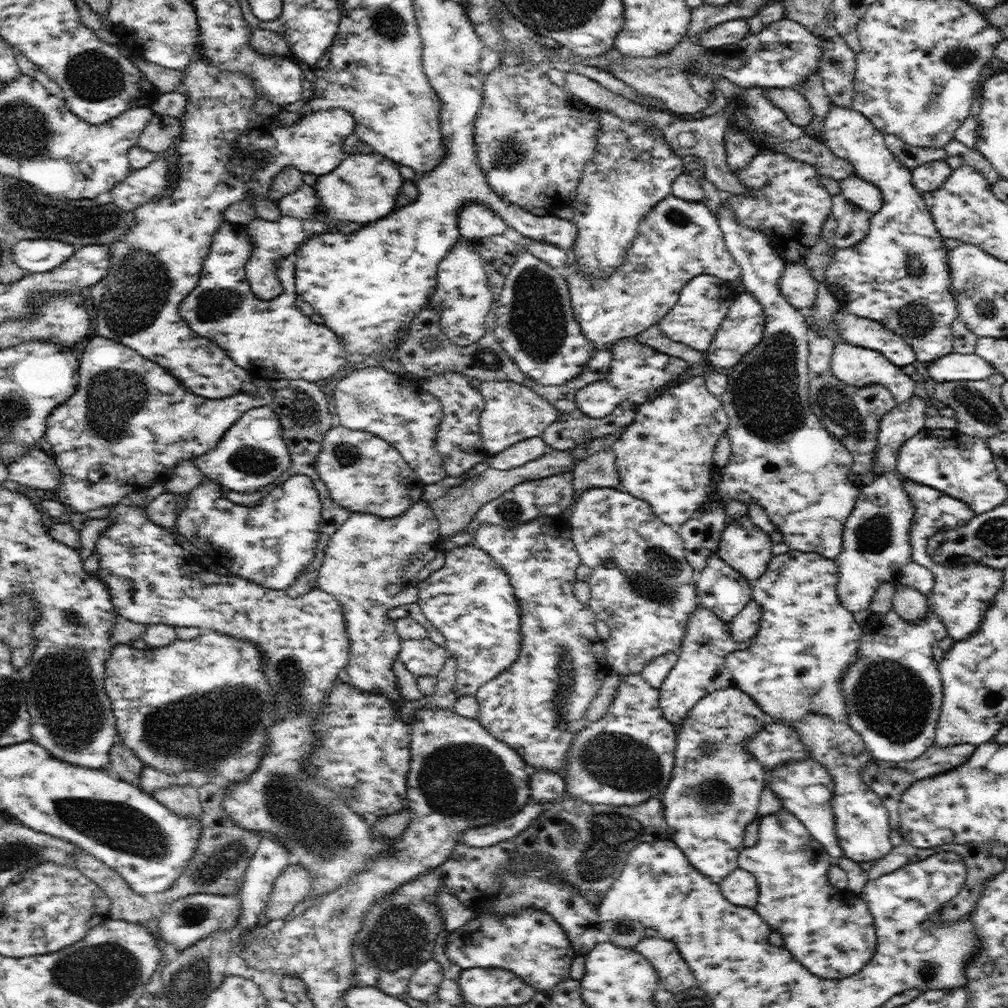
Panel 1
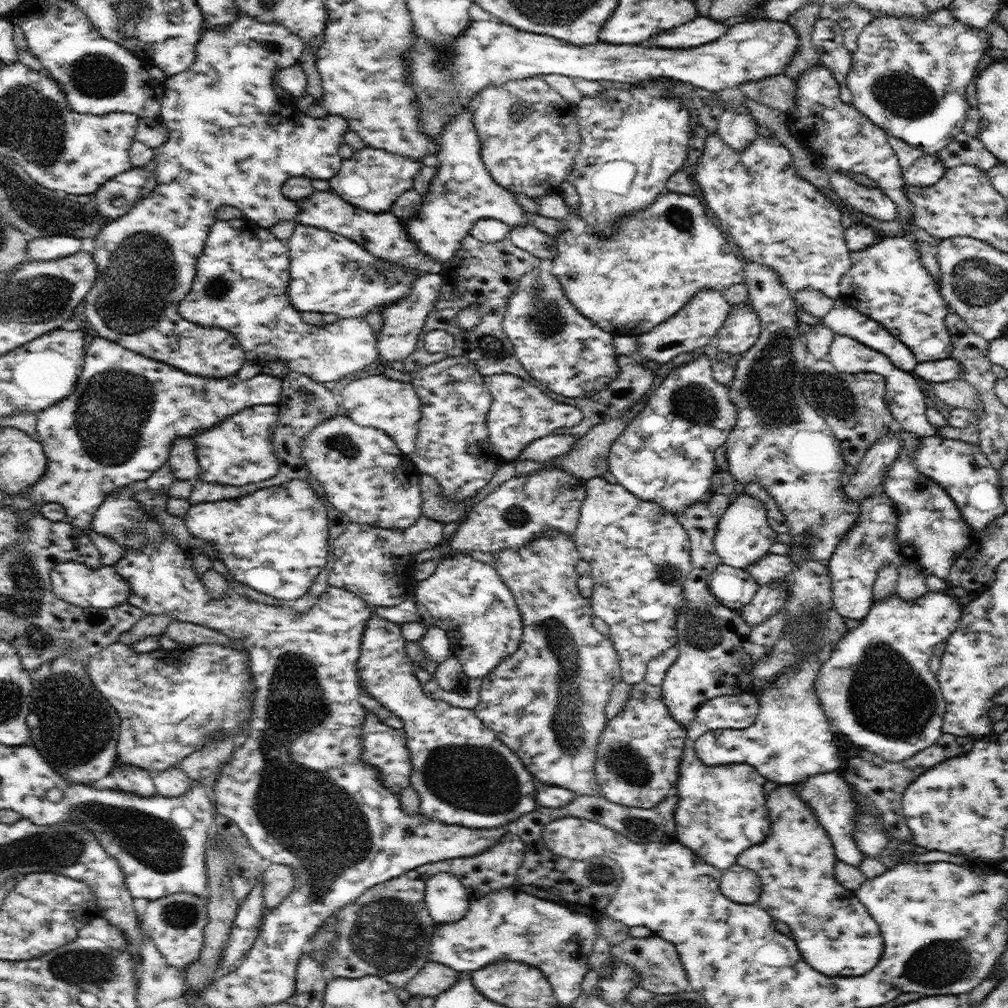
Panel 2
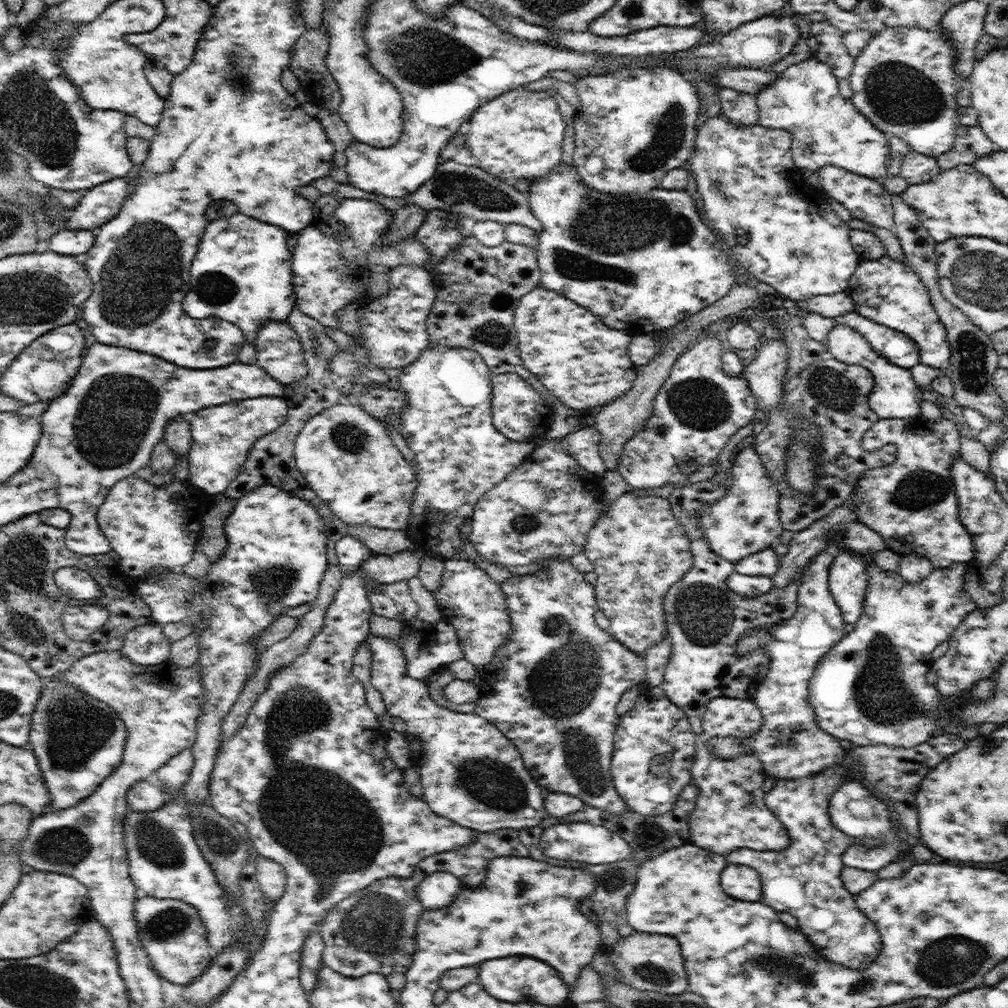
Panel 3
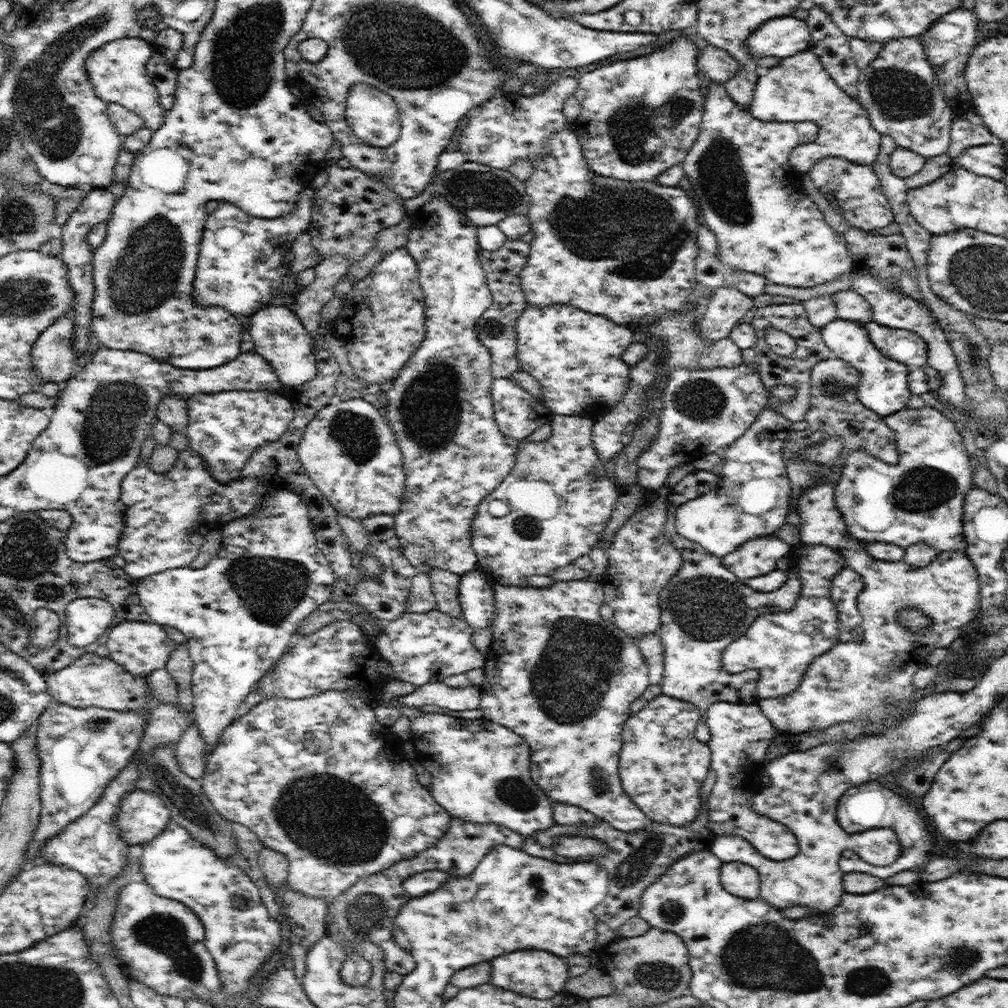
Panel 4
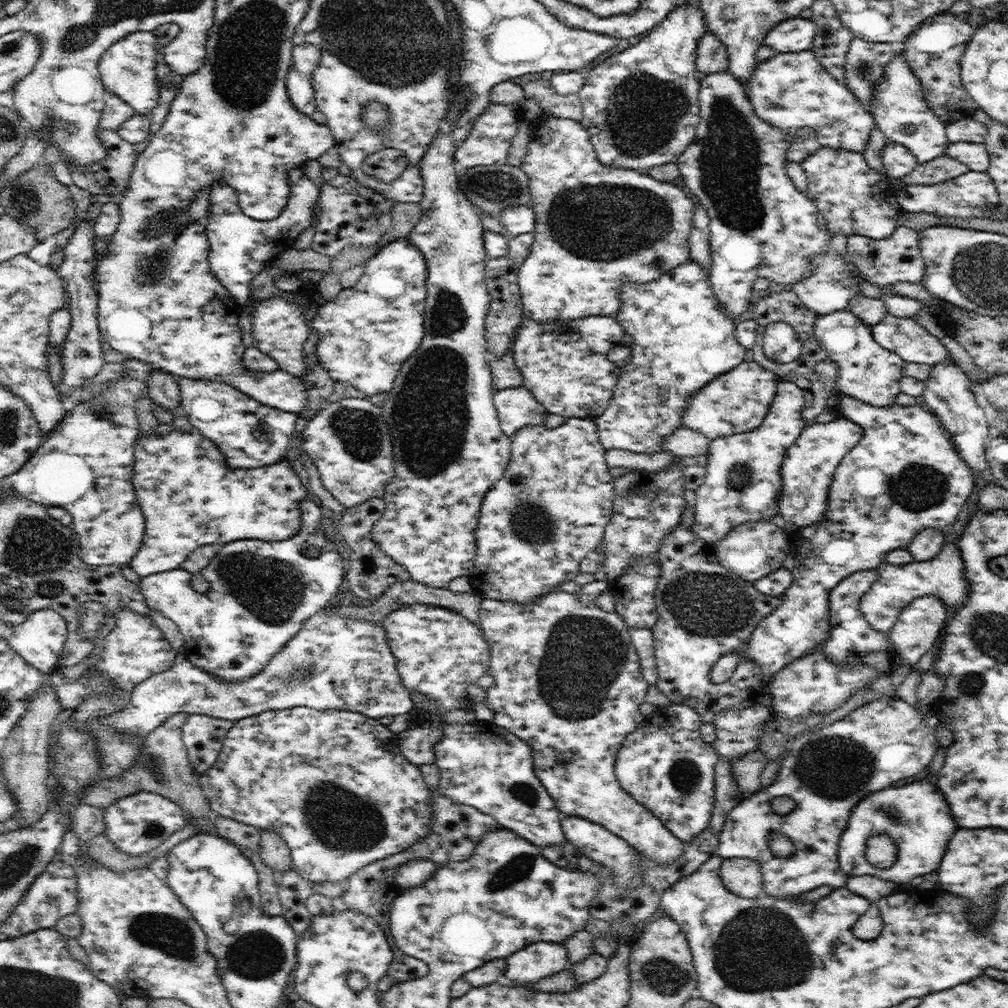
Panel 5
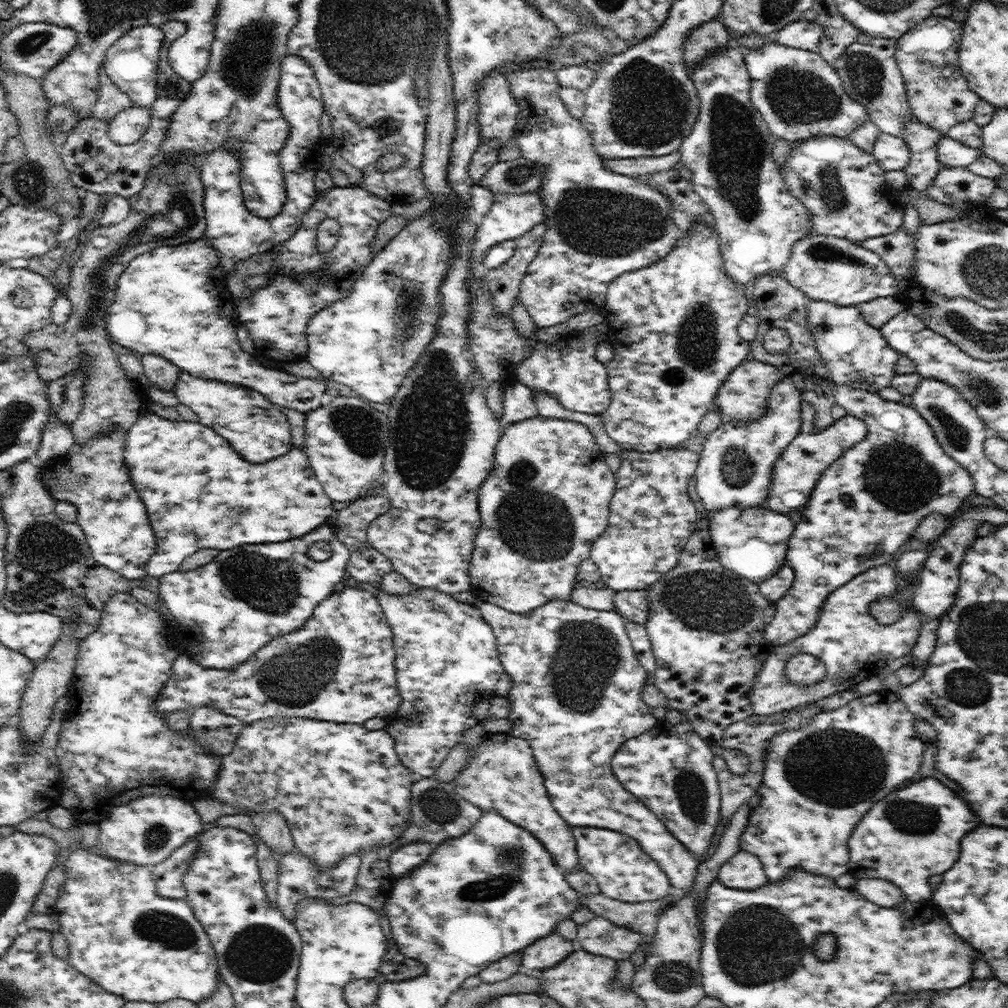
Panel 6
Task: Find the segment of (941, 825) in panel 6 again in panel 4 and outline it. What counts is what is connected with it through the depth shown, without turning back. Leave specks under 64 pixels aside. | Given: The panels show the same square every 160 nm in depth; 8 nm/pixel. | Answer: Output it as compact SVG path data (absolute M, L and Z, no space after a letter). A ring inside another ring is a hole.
M868 782L862 786L852 786L850 790L844 792L840 797L838 809L836 809L836 818L838 824L848 833L854 834L871 828L891 828L899 838L902 850L900 856L894 864L889 864L880 868L866 863L858 855L854 854L851 849L842 851L839 860L839 867L843 873L860 872L868 873L880 879L887 879L894 876L902 870L912 870L920 864L924 864L928 858L928 853L932 848L936 848L937 842L934 842L934 834L922 820L920 812L916 812L914 801L893 792L890 788L884 788L878 782Z

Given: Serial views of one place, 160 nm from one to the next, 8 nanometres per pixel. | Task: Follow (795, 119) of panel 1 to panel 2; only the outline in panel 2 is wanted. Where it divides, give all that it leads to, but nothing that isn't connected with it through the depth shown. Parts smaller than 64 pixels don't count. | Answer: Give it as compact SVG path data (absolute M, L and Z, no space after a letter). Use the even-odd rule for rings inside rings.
M786 73L748 81L738 87L740 95L787 114L795 109L796 83Z

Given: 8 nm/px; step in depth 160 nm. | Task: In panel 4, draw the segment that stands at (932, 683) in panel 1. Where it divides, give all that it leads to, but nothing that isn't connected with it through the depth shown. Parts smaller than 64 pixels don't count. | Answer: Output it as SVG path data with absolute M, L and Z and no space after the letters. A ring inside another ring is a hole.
M830 481L814 483L808 487L797 500L795 509L799 516L798 529L801 542L806 545L830 546L830 549L840 552L845 558L848 568L855 570L863 578L865 587L858 595L857 607L862 617L864 638L858 643L838 642L830 652L817 656L806 669L801 684L786 698L758 699L756 703L760 705L774 728L782 734L797 735L811 730L824 730L836 724L862 719L869 720L865 730L865 733L869 733L884 726L898 702L912 700L916 691L912 679L919 668L929 665L928 658L932 651L936 648L949 648L952 641L958 638L963 630L967 630L970 623L975 620L980 610L979 576L965 551L939 552L924 568L914 568L904 561L888 562L870 556L860 539L847 534L846 523L835 503L835 484ZM902 609L921 610L931 618L932 625L919 632L905 628L897 619Z

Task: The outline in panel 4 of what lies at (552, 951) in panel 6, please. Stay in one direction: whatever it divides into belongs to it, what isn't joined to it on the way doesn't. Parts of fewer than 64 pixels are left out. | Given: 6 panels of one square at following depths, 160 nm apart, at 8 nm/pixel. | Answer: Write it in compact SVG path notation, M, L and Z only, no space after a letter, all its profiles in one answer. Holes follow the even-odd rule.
M518 950L514 954L502 954L498 958L493 958L491 962L492 974L490 982L494 986L542 1000L564 992L565 982L570 977L566 959L557 957L547 950Z

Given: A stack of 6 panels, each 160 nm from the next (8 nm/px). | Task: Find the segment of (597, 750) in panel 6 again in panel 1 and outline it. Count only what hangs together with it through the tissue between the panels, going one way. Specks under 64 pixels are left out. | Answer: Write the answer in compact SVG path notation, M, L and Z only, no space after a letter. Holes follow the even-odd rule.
M542 516L523 524L522 526L515 526L514 528L504 528L500 525L481 524L480 528L470 541L470 545L474 545L487 552L505 571L509 576L509 581L514 589L514 594L518 599L518 604L521 608L521 645L518 658L506 670L503 670L496 678L490 682L486 682L484 686L478 689L475 694L476 700L479 704L479 713L477 719L480 724L495 736L499 741L505 742L510 746L523 760L525 765L531 769L548 769L554 771L564 777L566 773L566 755L572 741L581 730L584 730L588 723L585 719L587 715L588 705L595 699L598 691L603 687L604 679L613 671L612 667L606 662L607 654L605 644L600 639L597 633L597 628L594 627L594 622L597 619L594 612L590 610L587 604L582 604L573 593L573 586L578 581L576 578L576 571L580 566L581 558L575 549L574 542L572 542L571 525L566 517L558 516Z

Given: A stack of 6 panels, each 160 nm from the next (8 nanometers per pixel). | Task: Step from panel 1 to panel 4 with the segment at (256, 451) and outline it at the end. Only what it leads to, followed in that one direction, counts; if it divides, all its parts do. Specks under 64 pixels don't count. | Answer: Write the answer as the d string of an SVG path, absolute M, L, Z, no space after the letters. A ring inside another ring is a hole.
M229 390L195 394L187 399L189 447L207 464L211 477L218 482L238 479L241 470L259 446L276 442L288 428L294 408L284 394L262 390Z

